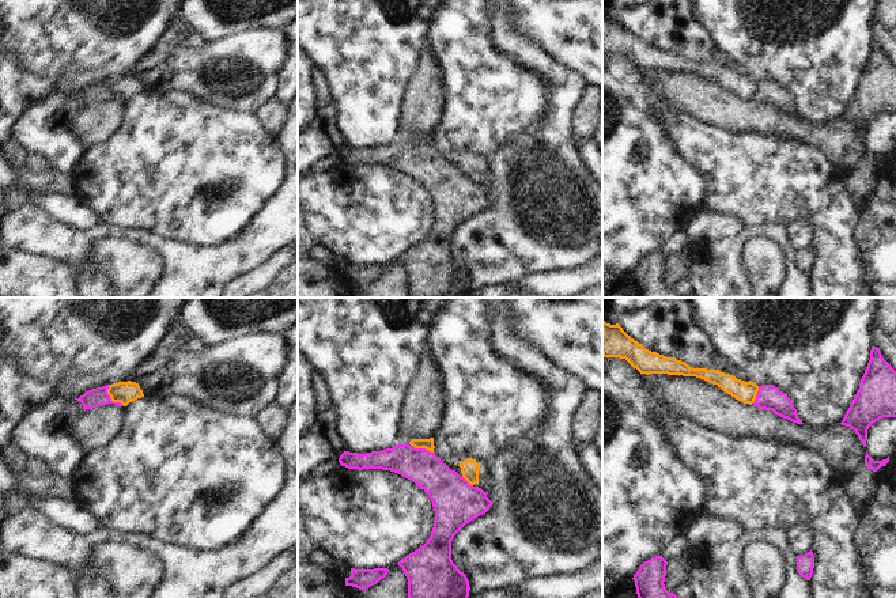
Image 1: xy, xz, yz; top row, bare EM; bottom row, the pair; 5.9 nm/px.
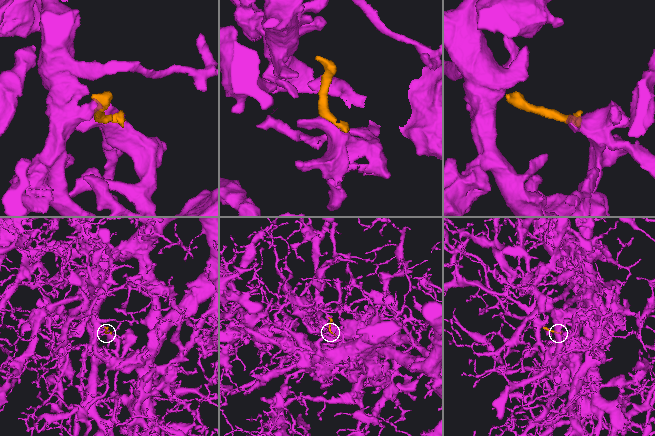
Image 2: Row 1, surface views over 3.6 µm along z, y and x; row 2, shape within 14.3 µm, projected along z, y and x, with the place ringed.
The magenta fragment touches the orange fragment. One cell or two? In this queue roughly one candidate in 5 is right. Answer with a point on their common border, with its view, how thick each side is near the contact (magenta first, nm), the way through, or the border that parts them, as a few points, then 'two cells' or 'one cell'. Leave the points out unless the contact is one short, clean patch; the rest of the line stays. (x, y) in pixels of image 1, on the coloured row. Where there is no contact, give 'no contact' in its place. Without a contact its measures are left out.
xy (110, 398) | 110/130 nm | along xy (109, 385), (109, 397), (124, 405) | two cells

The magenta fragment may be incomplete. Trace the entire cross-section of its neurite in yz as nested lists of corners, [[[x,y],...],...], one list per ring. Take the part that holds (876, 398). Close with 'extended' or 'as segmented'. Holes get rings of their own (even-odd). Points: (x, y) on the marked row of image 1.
[[[873,345],[859,389],[840,424],[854,429],[865,447],[869,427],[882,417],[896,417],[896,371]]]; as segmented

